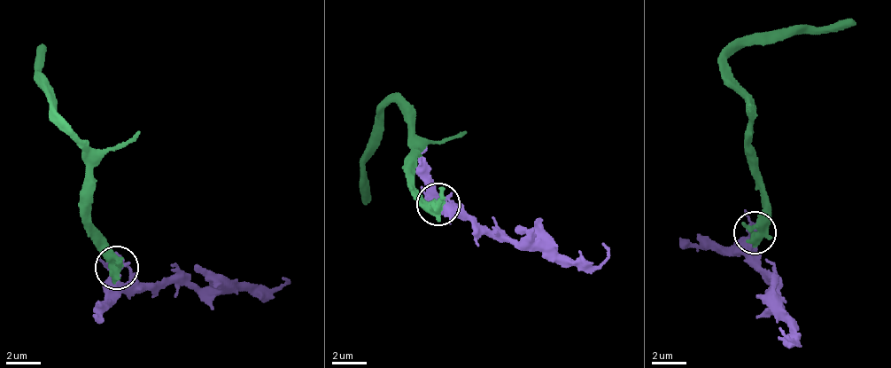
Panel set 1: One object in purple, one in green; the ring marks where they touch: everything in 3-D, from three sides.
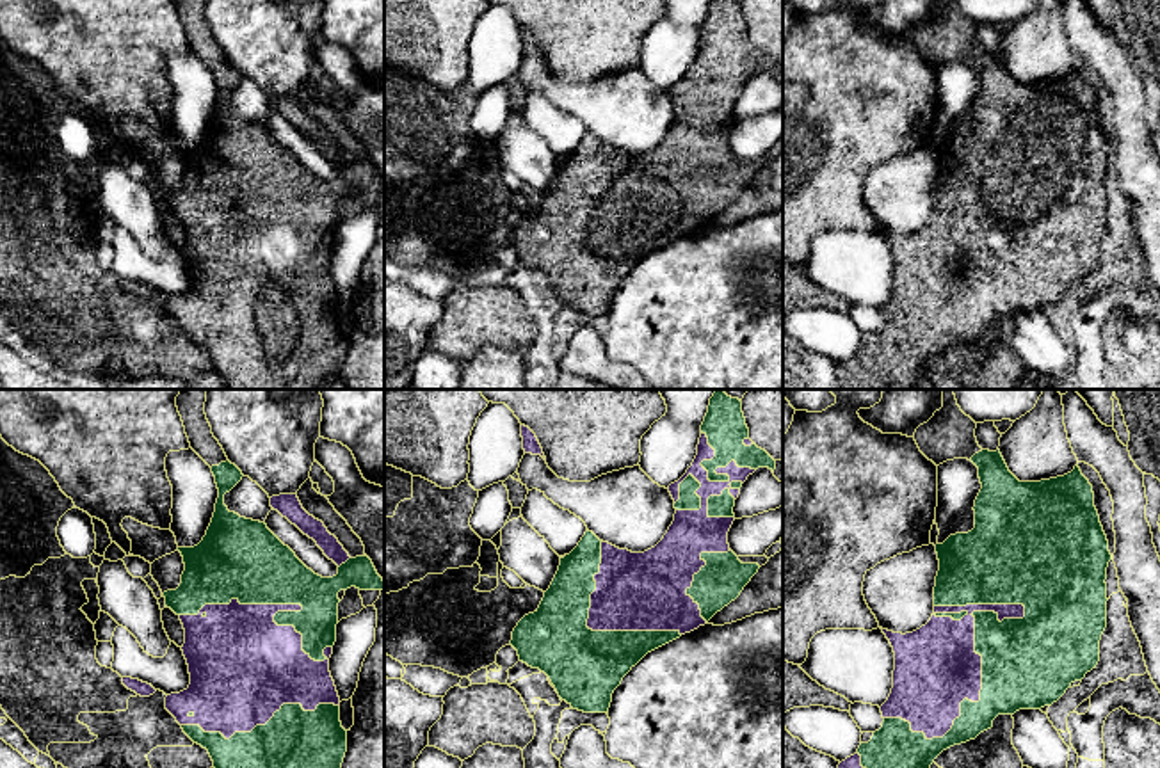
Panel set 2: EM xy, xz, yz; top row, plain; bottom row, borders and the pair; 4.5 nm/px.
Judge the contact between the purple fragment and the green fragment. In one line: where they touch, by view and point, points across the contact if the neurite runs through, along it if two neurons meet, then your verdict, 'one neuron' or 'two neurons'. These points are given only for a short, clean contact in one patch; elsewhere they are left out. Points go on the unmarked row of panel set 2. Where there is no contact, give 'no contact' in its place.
contact yz (981, 283); one neuron

